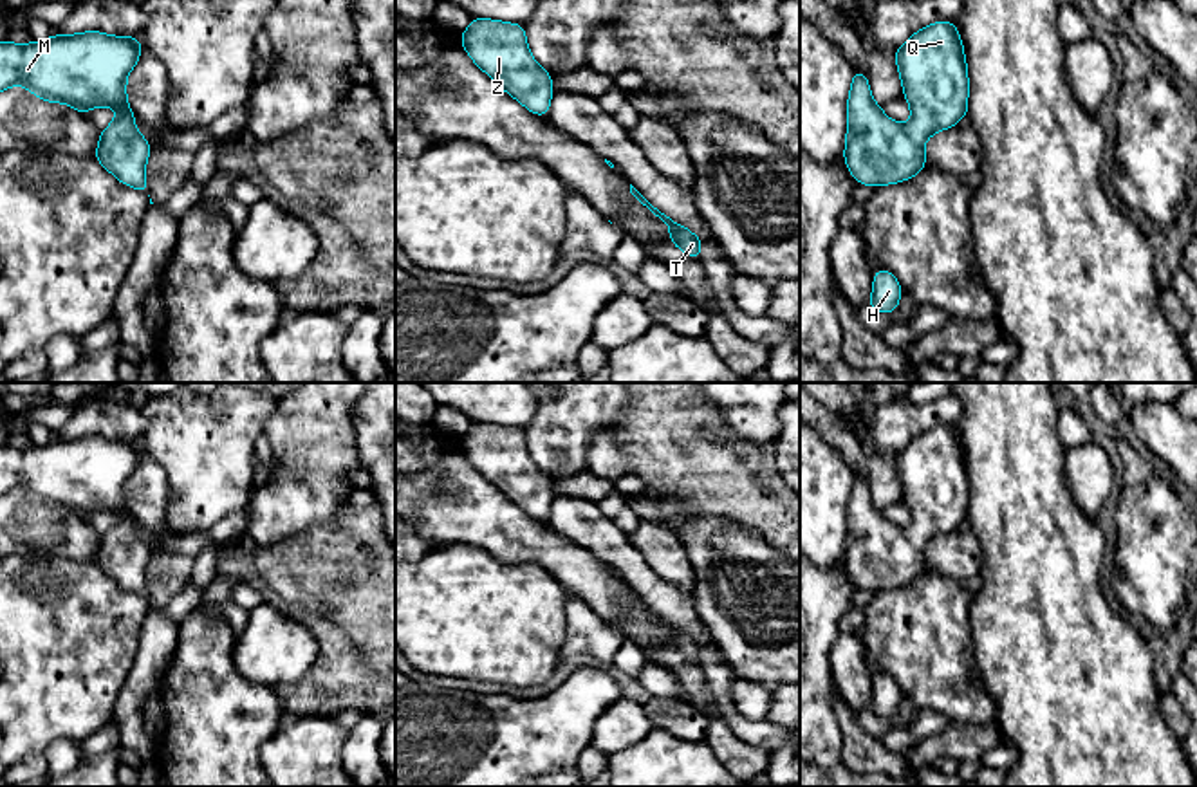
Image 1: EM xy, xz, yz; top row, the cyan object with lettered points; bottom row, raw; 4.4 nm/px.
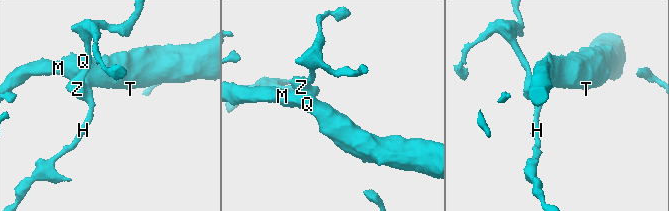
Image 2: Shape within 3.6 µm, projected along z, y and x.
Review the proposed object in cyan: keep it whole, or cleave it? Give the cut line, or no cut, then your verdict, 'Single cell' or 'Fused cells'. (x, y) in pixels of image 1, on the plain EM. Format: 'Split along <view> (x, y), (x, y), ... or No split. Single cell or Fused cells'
No split. Single cell

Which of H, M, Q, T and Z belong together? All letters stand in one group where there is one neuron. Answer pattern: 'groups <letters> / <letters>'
groups H M Q T Z

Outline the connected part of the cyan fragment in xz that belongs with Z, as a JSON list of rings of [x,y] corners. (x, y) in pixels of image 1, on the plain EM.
[[[473,422],[460,439],[460,449],[477,471],[531,518],[549,520],[552,478],[533,462],[522,428]]]

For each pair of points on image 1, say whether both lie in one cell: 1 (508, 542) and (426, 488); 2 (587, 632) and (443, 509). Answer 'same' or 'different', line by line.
1: same
2: different

